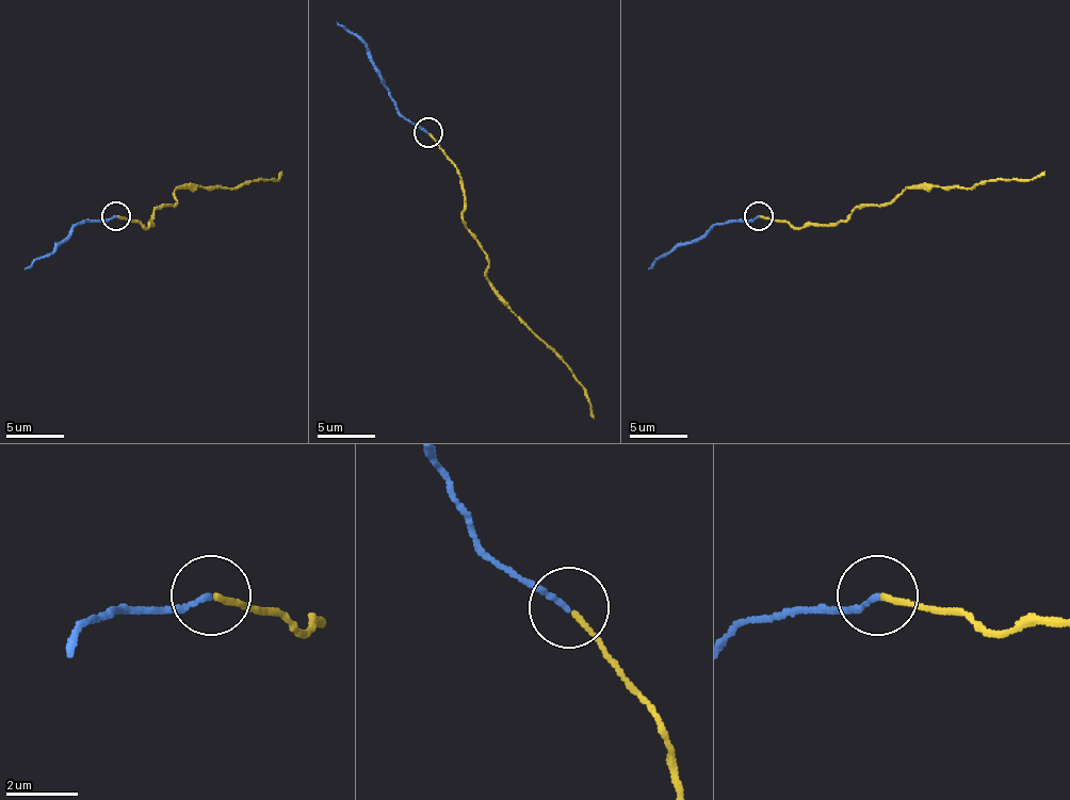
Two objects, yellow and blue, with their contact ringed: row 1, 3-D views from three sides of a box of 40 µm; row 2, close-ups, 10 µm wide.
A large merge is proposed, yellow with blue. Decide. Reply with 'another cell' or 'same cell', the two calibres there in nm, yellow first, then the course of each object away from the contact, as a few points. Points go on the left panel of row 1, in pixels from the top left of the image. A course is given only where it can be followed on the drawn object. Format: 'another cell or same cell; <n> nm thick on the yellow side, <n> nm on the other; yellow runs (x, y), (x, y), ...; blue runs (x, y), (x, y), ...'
another cell; 140 nm thick on the yellow side, 140 nm on the other; yellow runs (118, 216), (144, 228), (159, 208), (176, 201), (179, 188), (278, 179), (280, 169); blue runs (115, 216), (83, 219), (58, 245), (26, 268)

